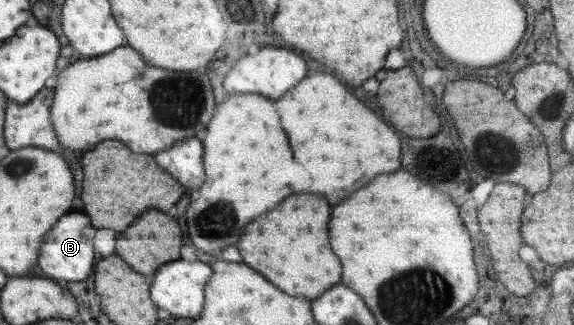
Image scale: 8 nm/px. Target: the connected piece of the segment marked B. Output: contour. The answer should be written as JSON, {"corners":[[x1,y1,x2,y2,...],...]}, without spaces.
{"corners":[[79,213,63,215,43,237,43,245,39,251,37,267,41,273,49,275,49,279,63,279,63,281,83,281,93,267,93,247,91,247,93,229,89,225,89,219]]}

